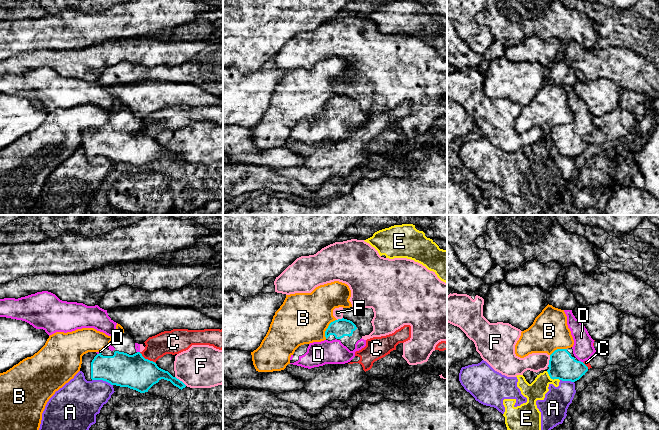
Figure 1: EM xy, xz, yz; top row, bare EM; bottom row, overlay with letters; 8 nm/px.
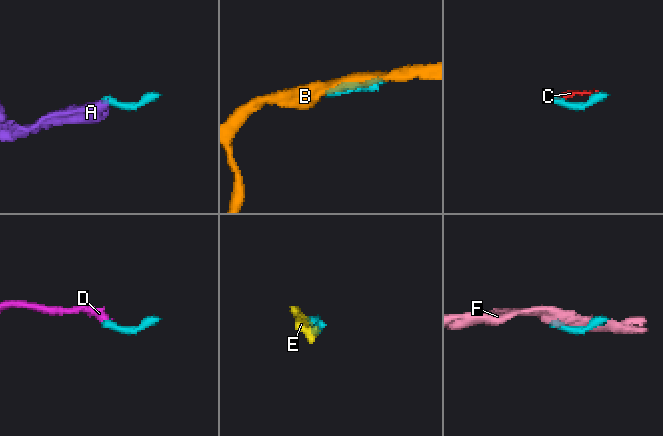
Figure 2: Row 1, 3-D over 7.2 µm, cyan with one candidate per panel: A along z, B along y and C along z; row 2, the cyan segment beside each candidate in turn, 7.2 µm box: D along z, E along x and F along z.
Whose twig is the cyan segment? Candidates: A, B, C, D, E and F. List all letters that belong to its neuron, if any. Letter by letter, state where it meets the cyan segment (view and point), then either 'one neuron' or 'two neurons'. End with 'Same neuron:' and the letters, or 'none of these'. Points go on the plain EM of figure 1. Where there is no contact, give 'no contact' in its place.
A: xy (102, 155) | two neurons
B: xz (327, 104) | two neurons
C: xy (147, 135) | two neurons
D: yz (580, 137) | one neuron
E: yz (552, 154) | two neurons
F: yz (549, 137) | two neurons
Same neuron: D

